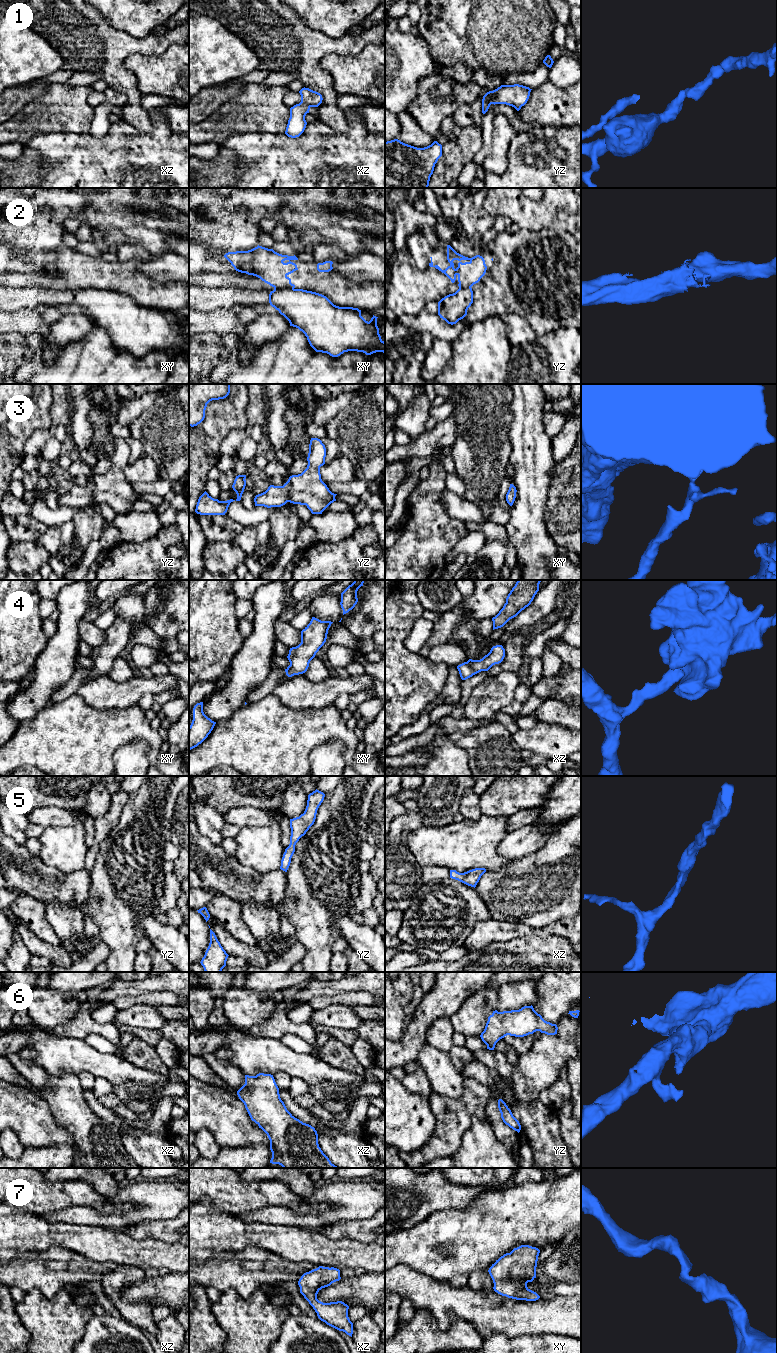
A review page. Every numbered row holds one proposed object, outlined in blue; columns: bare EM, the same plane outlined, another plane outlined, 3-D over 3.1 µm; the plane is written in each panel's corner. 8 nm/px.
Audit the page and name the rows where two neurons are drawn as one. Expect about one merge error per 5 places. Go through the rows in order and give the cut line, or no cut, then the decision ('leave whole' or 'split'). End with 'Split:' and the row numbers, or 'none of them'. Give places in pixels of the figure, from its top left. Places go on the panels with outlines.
1: no cut; leave whole
2: cut in xy along (293, 288), (274, 289); split
3: no cut; leave whole
4: no cut; leave whole
5: no cut; leave whole
6: no cut; leave whole
7: no cut; leave whole
Split: 2

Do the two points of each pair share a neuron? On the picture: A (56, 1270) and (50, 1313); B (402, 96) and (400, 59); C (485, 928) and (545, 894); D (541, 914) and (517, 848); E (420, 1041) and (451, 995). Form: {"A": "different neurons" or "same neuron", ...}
{"A": "different neurons", "B": "same neuron", "C": "different neurons", "D": "different neurons", "E": "same neuron"}

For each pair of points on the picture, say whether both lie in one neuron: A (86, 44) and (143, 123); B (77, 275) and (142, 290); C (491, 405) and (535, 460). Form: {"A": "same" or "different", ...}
{"A": "same", "B": "same", "C": "different"}

